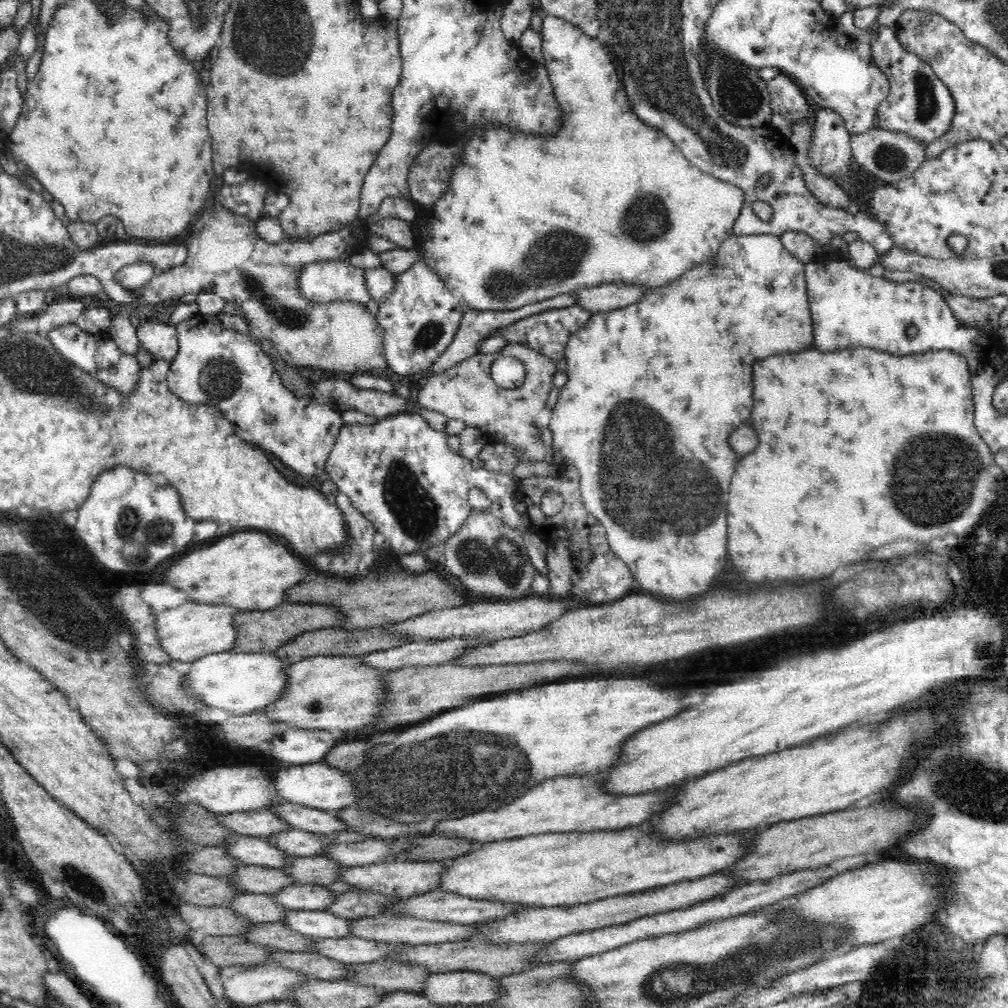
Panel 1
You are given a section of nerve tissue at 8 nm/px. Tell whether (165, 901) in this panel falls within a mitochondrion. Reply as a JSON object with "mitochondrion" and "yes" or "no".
{"mitochondrion":"no"}

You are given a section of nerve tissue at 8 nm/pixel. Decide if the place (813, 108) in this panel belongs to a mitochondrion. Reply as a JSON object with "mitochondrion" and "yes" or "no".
{"mitochondrion":"no"}

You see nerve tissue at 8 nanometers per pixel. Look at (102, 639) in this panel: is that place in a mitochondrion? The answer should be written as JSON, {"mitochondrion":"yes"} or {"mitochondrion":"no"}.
{"mitochondrion":"yes"}

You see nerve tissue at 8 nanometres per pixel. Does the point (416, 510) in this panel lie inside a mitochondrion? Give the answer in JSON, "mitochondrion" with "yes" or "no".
{"mitochondrion":"yes"}

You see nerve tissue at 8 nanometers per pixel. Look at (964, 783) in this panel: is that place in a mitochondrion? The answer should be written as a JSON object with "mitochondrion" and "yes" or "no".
{"mitochondrion":"yes"}

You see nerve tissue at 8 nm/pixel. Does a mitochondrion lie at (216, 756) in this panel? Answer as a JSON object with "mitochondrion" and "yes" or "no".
{"mitochondrion":"no"}

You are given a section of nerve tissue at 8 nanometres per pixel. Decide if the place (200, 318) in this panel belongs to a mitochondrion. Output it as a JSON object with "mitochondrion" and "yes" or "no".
{"mitochondrion":"no"}

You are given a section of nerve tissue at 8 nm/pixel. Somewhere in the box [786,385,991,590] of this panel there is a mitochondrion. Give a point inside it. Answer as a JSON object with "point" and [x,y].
{"point":[932,476]}

